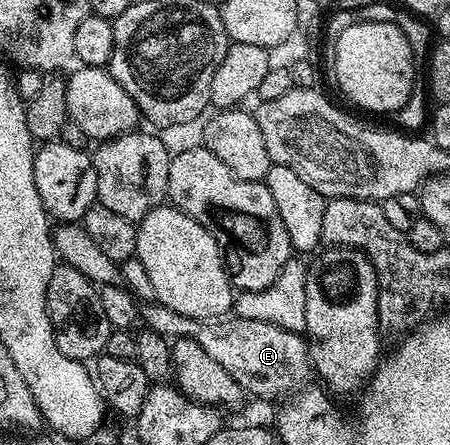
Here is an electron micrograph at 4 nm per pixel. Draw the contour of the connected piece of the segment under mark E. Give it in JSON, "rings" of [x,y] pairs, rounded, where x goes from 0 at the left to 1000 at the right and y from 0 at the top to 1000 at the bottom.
{"rings":[[[351,679],[316,685],[313,719],[324,744],[344,746],[373,769],[438,769],[438,778],[447,778],[464,804],[476,804],[489,822],[509,831],[509,840],[518,840],[542,883],[558,888],[560,881],[584,899],[627,901],[662,883],[684,861],[682,843],[696,836],[684,766],[662,746],[607,733],[607,724],[571,724],[562,715],[487,715],[462,724],[393,706],[393,697],[376,697],[376,688]]]}

